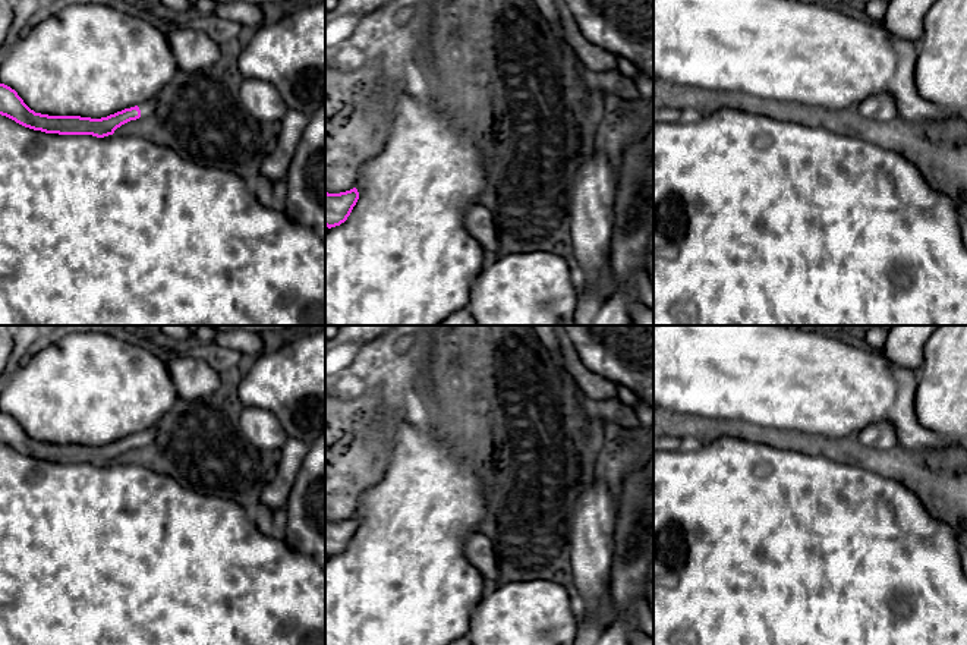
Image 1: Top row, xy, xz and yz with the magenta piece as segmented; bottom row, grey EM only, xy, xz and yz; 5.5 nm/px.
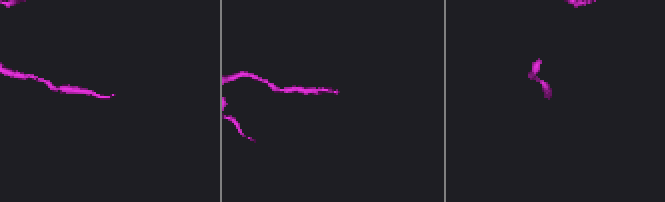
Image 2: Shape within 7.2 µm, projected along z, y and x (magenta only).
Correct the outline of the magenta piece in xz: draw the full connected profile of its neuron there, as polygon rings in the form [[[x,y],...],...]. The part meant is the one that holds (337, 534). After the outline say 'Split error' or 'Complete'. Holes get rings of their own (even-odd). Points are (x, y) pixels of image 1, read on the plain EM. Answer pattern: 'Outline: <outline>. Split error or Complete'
Outline: [[[356,516],[340,522],[325,520],[325,554],[331,557],[344,551],[357,528],[359,520]]]. Complete

